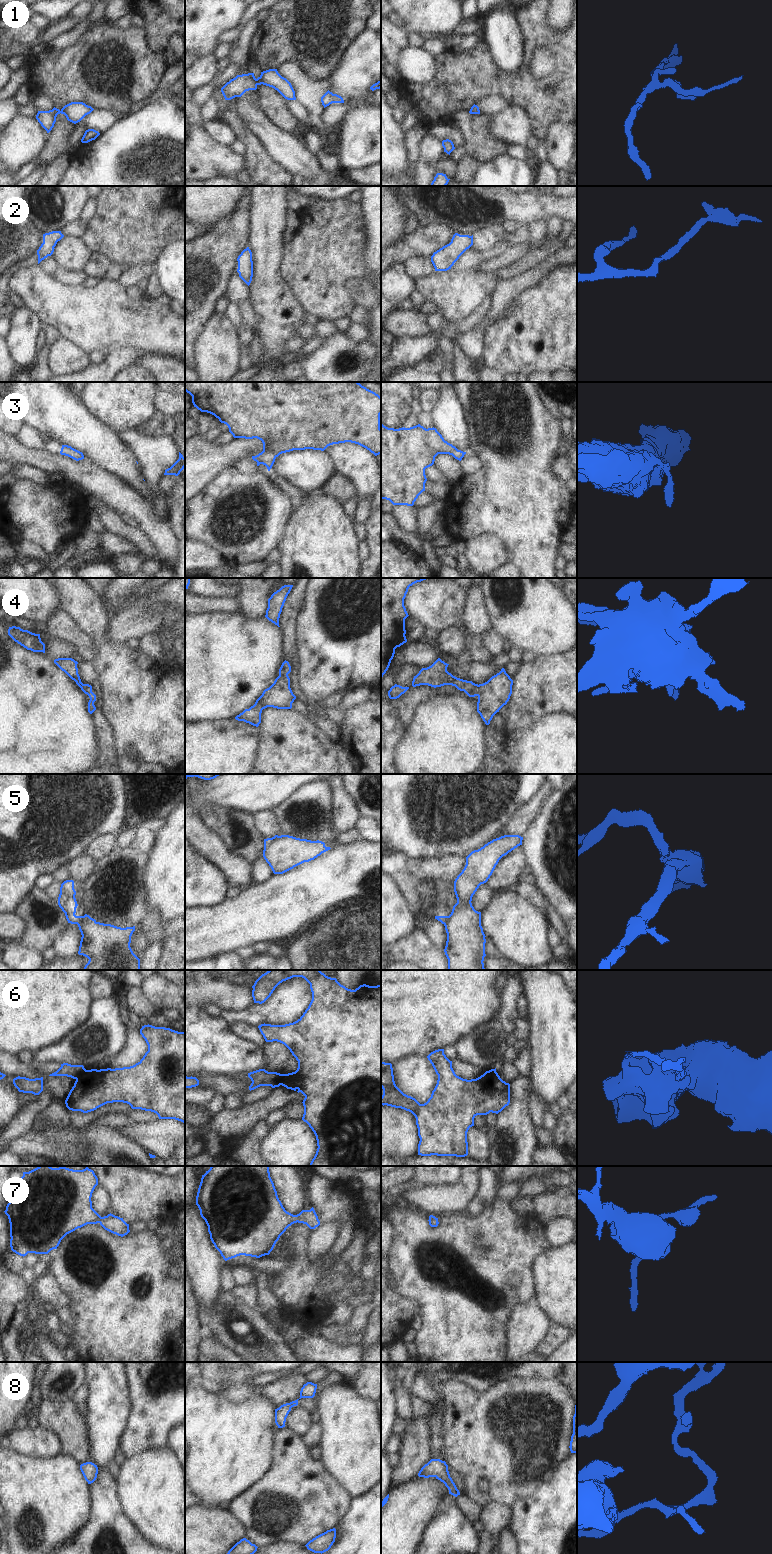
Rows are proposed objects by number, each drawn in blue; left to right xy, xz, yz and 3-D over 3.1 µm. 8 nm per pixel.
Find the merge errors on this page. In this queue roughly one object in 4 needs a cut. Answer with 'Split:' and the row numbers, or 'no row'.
Split: 5, 6

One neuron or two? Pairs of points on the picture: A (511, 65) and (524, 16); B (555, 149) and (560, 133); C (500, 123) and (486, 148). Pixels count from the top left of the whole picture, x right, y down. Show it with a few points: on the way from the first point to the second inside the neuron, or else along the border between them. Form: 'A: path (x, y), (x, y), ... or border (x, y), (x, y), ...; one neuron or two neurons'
A: border (515, 10), (515, 18), (523, 37), (524, 52); two neurons
B: path (559, 145), (560, 137); one neuron
C: border (491, 116), (490, 133), (508, 145); two neurons

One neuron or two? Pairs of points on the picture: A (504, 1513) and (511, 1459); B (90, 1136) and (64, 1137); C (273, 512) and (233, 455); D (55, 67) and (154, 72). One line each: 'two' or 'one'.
A: two
B: one
C: two
D: one

